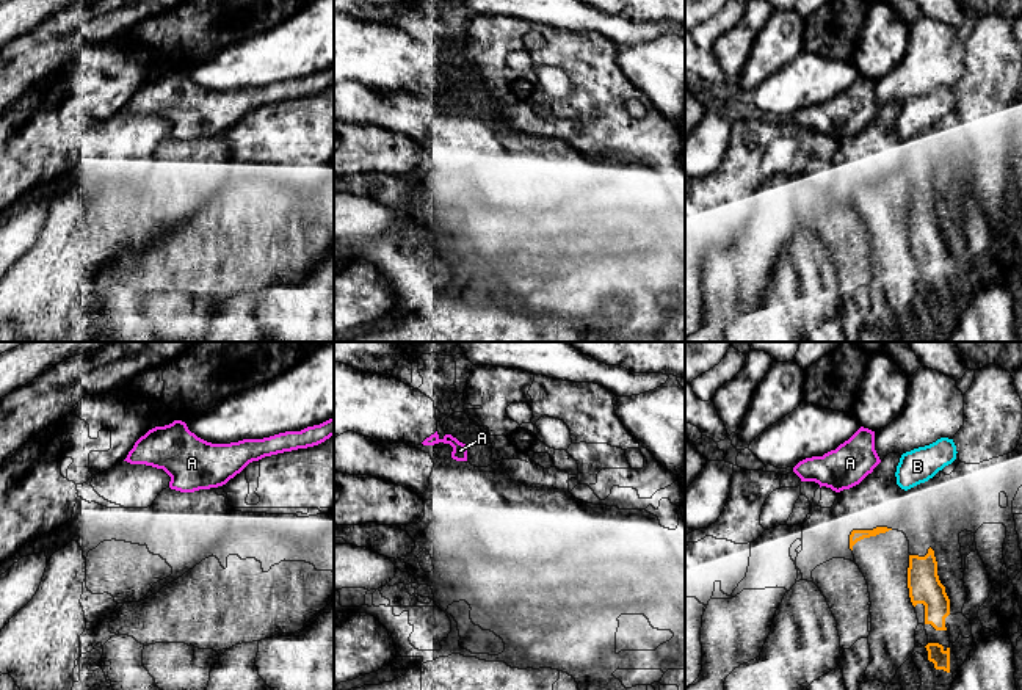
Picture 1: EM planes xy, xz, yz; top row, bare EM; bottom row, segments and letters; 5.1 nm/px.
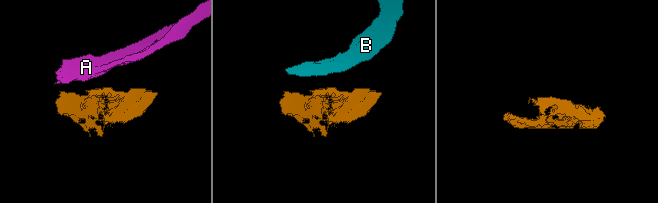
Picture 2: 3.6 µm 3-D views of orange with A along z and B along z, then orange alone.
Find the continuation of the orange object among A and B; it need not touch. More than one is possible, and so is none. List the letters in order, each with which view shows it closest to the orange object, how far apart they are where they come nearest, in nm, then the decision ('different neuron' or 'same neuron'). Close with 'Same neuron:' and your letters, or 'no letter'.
A: nearest in yz; 220 nm apart; different neuron
B: nearest in yz; 220 nm apart; different neuron
Same neuron: no letter

